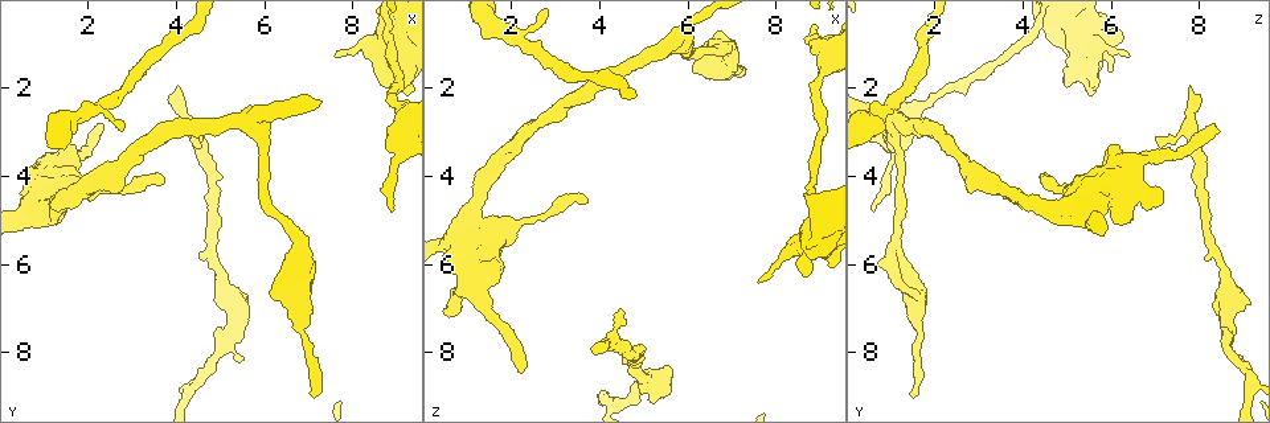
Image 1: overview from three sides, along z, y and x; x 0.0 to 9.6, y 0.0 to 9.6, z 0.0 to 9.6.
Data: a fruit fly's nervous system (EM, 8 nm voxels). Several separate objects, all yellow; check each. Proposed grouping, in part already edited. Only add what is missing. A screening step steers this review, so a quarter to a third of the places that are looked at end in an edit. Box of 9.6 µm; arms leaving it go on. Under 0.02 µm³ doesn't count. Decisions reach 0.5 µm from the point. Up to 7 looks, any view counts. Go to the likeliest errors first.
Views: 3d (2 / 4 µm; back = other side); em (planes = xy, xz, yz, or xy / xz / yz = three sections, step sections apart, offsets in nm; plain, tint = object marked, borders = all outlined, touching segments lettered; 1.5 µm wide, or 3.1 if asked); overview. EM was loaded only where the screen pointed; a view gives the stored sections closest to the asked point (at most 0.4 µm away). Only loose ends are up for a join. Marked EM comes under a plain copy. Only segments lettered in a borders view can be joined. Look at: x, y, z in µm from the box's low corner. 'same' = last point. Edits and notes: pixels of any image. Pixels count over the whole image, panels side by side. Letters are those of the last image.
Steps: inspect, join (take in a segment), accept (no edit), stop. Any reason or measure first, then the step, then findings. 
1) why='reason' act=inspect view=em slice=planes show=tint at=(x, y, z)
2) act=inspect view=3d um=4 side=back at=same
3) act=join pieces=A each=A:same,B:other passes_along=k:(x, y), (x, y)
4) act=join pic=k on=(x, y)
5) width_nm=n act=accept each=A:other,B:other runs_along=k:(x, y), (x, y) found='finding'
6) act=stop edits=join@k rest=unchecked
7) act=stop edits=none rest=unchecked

why='branch stops here' act=inspect view=em slice=planes show=borders at=(2.35, 2.80, 8.35)

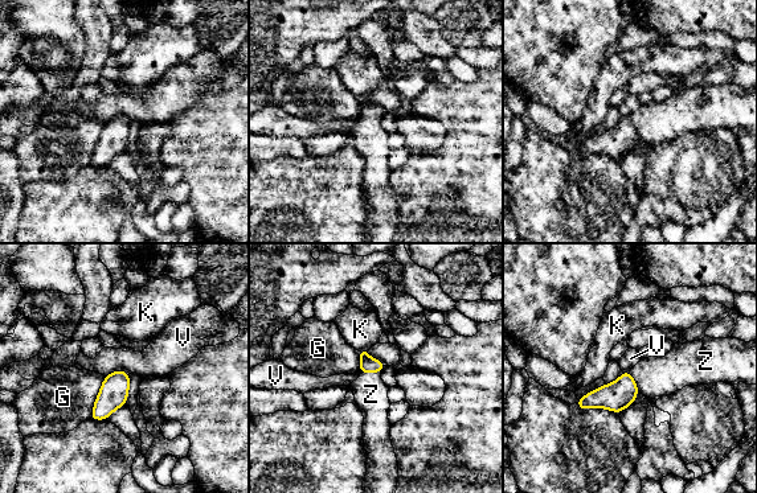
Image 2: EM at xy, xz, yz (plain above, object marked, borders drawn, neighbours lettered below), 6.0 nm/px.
act=join pieces=Z each=G:other,K:other,V:other,Z:same passes_along=2:(367, 365), (371, 372), (371, 394) found='the neuron continues'

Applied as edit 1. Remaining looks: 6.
why='redraw' act=inspect view=overview

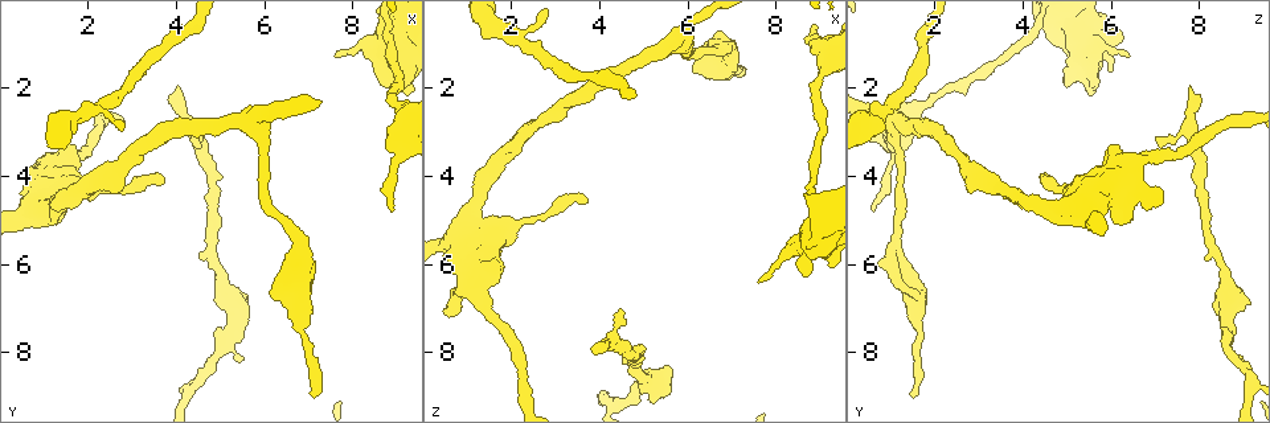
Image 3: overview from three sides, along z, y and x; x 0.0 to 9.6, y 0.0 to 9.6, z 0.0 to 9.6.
why='tapers out' act=inspect view=3d um=2 at=(8.85, 4.80, 0.65)

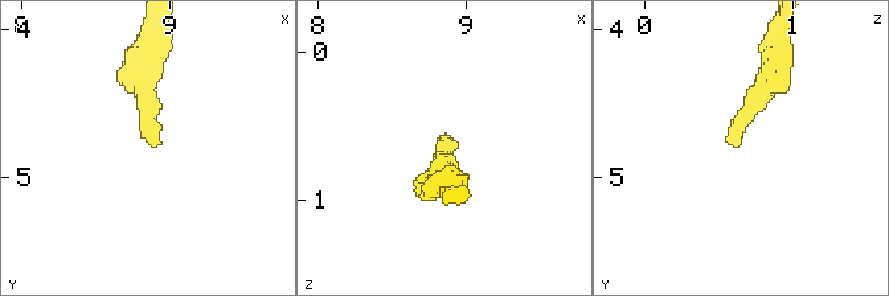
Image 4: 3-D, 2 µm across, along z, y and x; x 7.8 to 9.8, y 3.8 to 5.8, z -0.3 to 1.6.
act=inspect view=em slice=planes show=borders at=(8.92, 4.76, 0.60)

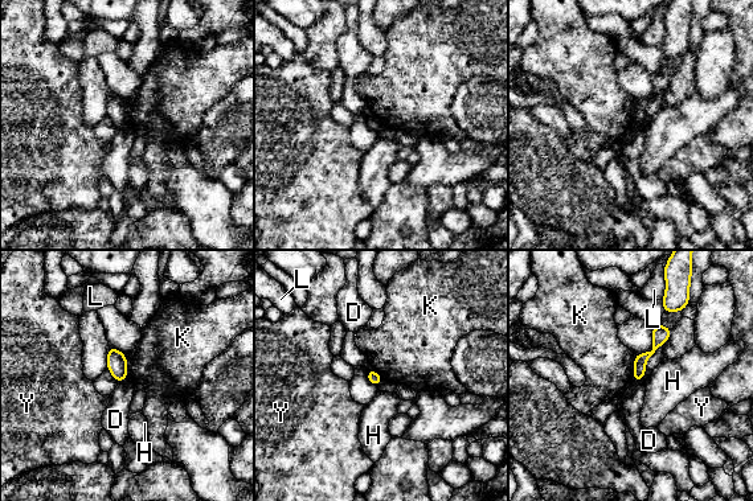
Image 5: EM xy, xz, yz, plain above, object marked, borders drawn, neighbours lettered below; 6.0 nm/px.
width_nm=80 act=accept each=D:other,H:other,K:other,L:other,Y:other border=5:(125, 354), (127, 380) found='none of them fits'

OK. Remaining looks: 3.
why='an open end' act=inspect view=3d um=4 at=(4.00, 2.05, 7.80)

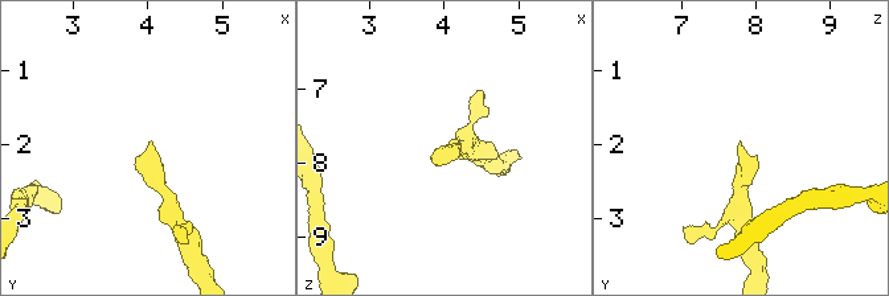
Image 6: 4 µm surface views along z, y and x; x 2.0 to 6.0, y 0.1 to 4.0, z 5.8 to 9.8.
act=inspect view=em slice=planes show=borders at=(4.05, 1.95, 7.75)

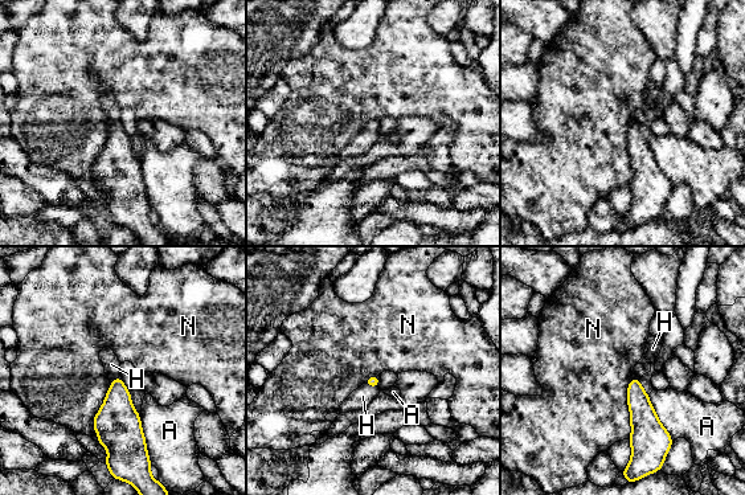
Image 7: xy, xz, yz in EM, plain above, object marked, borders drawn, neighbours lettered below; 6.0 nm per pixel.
longest_contact=N:360nm act=join pieces=H each=A:other,H:same,N:other found='the neuron continues'

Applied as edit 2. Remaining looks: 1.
act=stop edits=join@2,join@7 rest=unchecked

